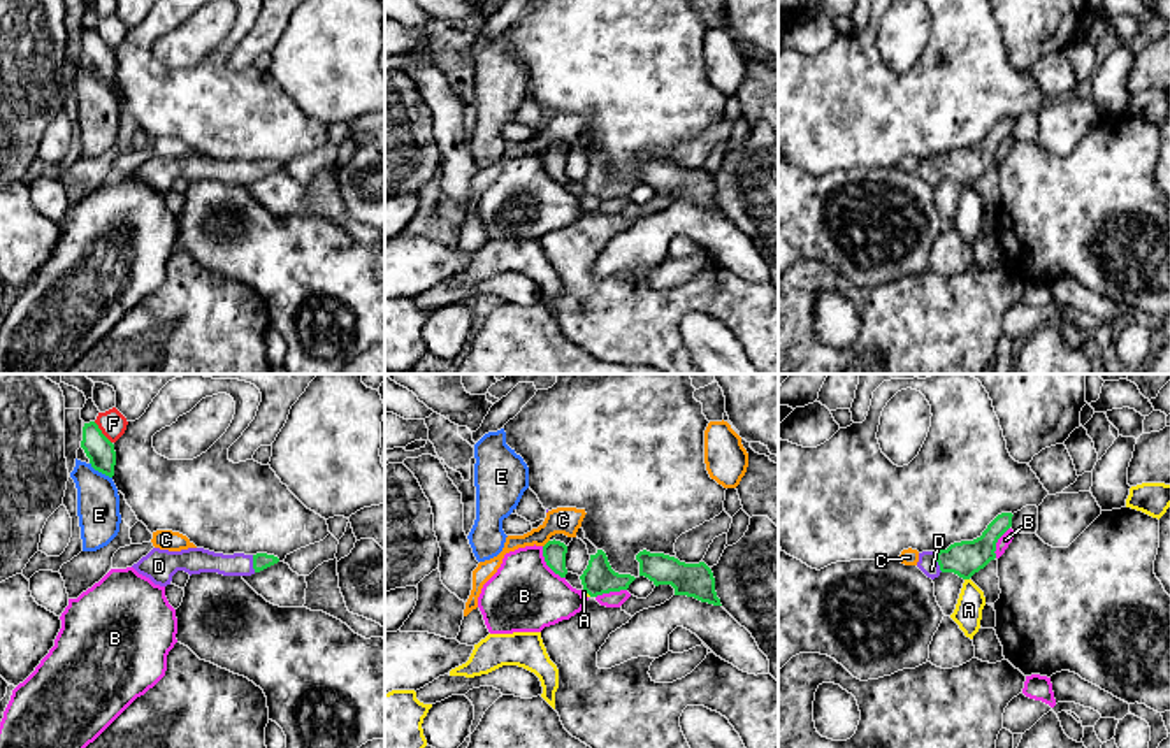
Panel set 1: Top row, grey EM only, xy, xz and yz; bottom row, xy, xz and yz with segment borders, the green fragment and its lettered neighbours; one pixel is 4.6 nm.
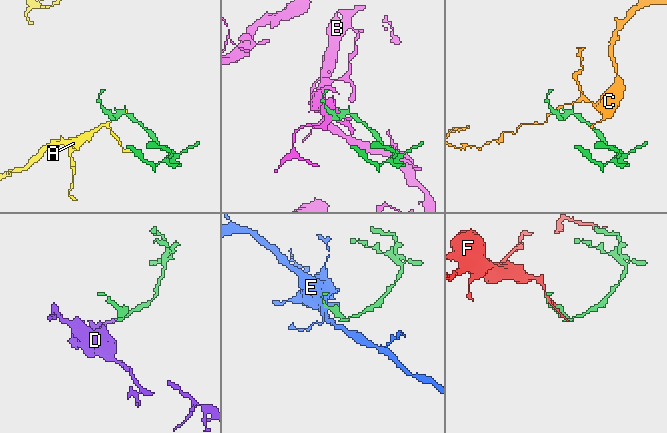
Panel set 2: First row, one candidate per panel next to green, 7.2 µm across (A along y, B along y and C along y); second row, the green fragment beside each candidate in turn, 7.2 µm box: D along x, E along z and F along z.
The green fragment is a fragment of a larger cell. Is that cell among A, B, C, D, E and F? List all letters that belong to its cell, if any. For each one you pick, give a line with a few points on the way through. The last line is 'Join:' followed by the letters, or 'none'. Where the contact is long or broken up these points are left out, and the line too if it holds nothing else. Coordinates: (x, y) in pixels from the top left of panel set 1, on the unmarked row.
D: across yz (965, 165), (937, 167), (928, 171)
Join: D

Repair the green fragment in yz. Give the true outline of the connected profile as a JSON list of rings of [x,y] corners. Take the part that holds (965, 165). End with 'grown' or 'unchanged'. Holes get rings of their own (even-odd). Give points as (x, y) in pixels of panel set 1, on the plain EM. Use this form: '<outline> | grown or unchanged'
[[[1012,119],[998,121],[973,147],[954,149],[940,158],[919,160],[917,174],[931,186],[942,179],[954,179],[963,186],[970,186],[996,165],[996,149],[1012,133],[1012,123]]] | grown

